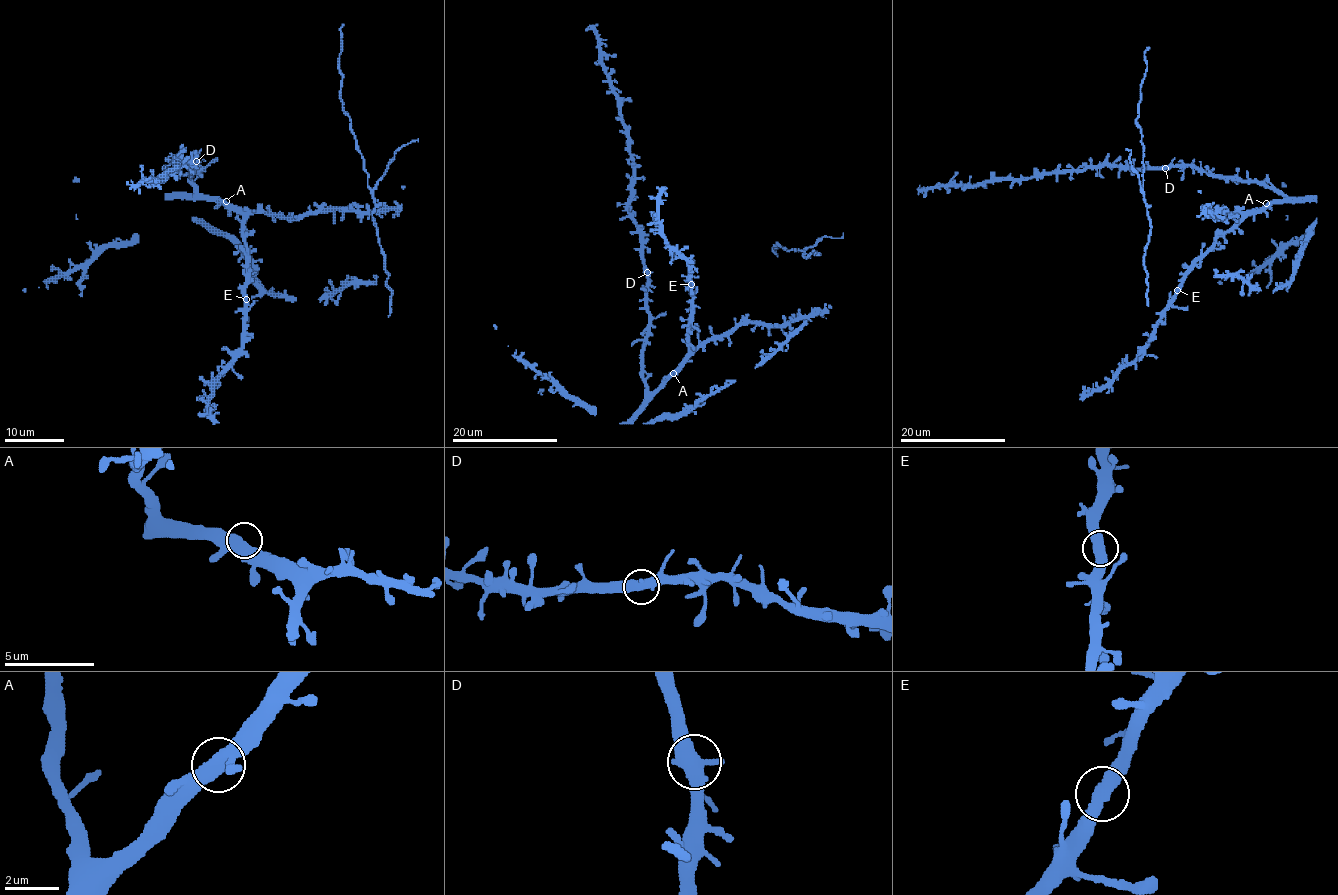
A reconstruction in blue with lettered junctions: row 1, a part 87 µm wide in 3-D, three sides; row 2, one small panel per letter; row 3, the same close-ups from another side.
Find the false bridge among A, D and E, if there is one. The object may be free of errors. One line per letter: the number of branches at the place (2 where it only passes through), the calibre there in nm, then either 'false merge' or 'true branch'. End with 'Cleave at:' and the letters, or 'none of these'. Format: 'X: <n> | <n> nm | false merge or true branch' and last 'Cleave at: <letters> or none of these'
A: 2 | 550 nm | true branch
D: 2 | 550 nm | true branch
E: 2 | 500 nm | true branch
Cleave at: none of these

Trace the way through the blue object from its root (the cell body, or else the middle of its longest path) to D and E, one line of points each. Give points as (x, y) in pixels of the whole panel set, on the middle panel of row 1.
D: (671, 375), (652, 392), (646, 388), (643, 344), (648, 323), (647, 272)
E: (671, 375), (688, 352), (691, 284)

